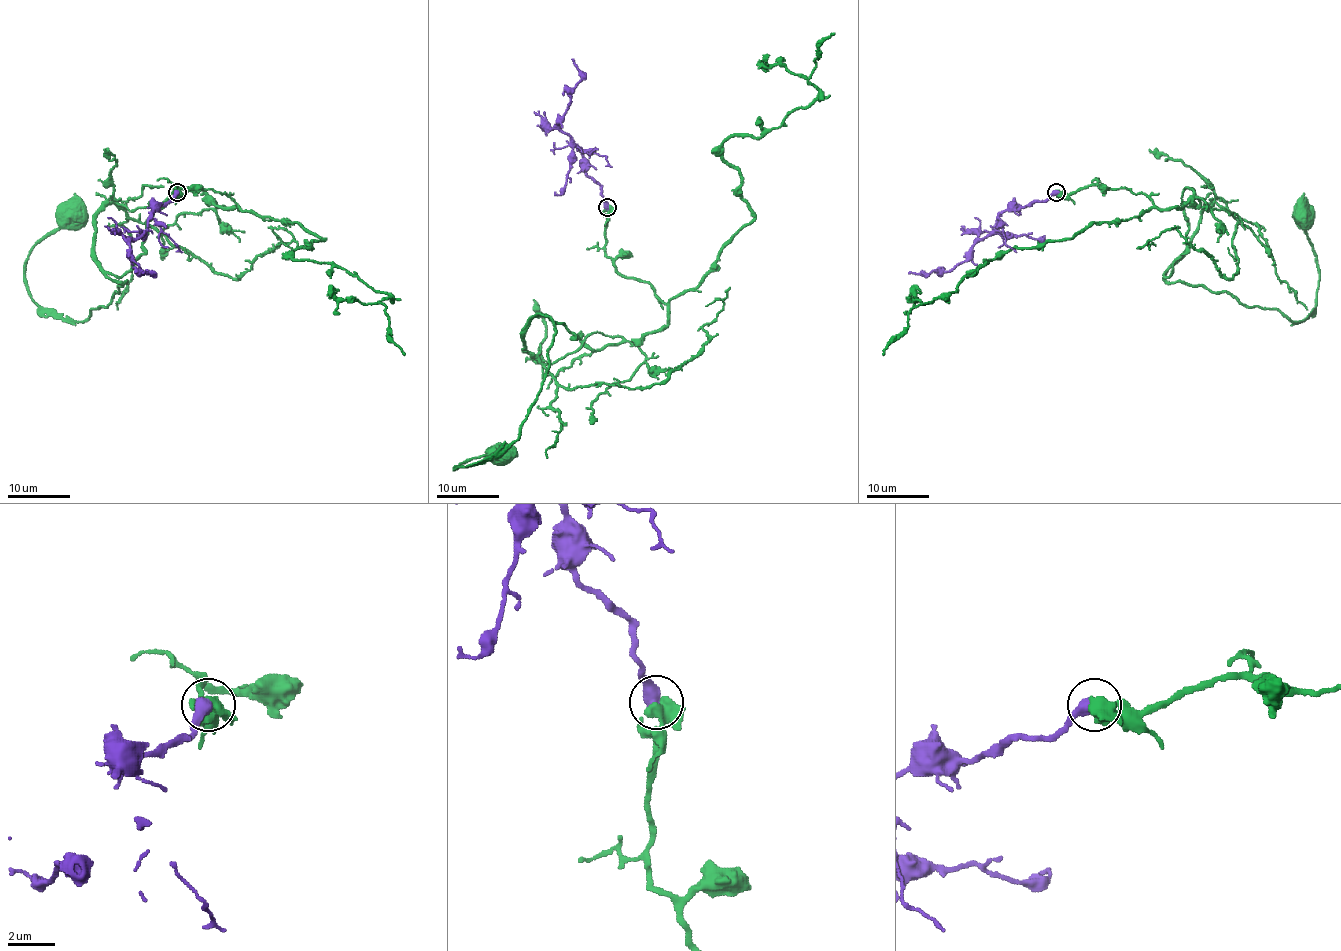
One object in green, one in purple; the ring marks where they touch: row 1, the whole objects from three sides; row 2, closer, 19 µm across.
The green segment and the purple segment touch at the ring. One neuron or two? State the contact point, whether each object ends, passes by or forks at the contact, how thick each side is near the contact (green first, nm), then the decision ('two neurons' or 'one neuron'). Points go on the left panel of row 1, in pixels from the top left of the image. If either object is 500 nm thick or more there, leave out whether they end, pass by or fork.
at (177, 192); 700 nm thick on the green side, 550 nm on the other; two neurons

